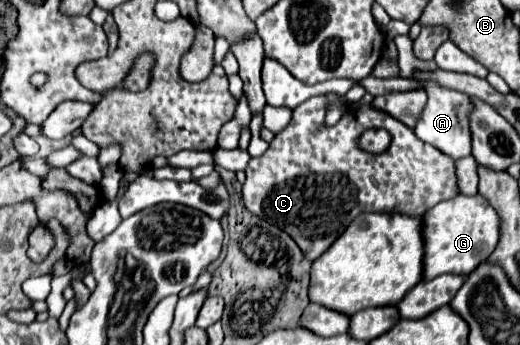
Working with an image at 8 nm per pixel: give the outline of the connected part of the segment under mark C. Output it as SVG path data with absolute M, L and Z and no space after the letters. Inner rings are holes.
M323 95L311 97L303 101L299 107L295 107L291 123L281 133L277 133L277 137L269 143L269 149L261 157L253 159L253 163L249 161L245 175L247 175L243 183L245 207L253 215L259 215L267 223L283 229L299 245L299 249L309 261L321 257L321 253L327 251L333 245L333 241L349 227L349 223L363 211L403 213L403 215L421 217L427 209L431 209L439 201L453 199L455 195L461 193L457 185L457 171L453 157L445 155L443 151L435 149L429 143L423 143L413 133L413 129L369 105L353 109L353 117L343 117L337 125L329 127L325 125ZM367 129L387 129L389 133L395 133L387 151L369 153L359 147L359 137Z

